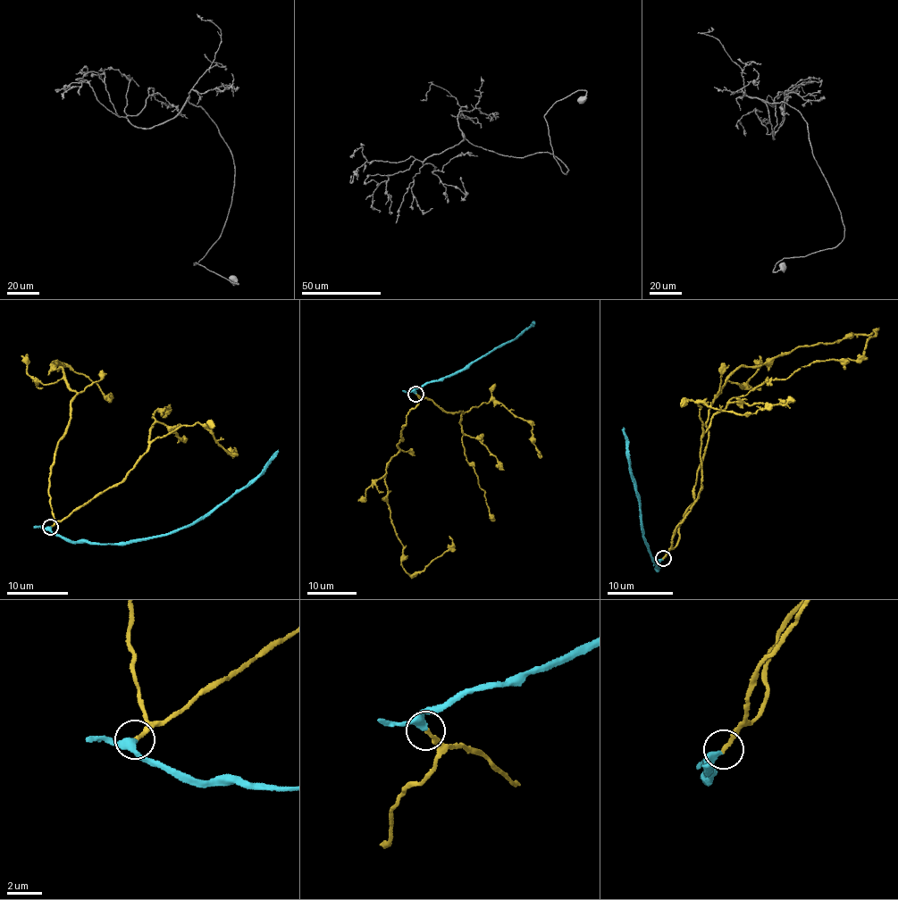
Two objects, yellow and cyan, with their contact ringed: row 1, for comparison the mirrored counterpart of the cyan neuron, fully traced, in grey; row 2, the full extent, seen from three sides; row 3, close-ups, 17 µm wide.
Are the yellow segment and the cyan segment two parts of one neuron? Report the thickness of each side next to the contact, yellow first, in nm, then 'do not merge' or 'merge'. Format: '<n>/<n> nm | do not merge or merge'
200/300 nm | merge

